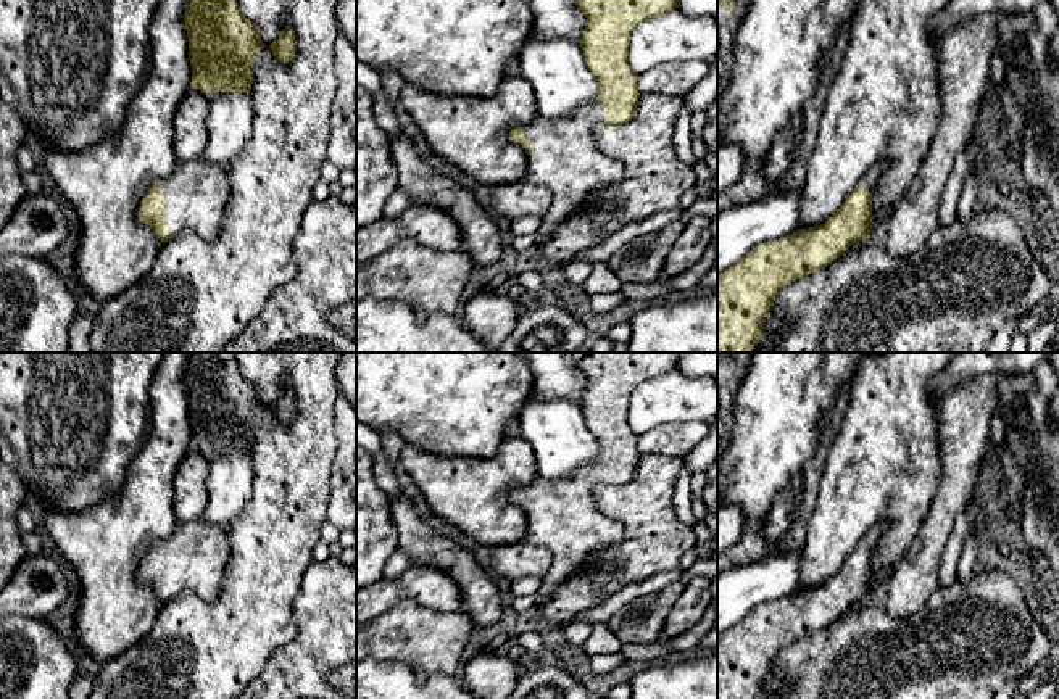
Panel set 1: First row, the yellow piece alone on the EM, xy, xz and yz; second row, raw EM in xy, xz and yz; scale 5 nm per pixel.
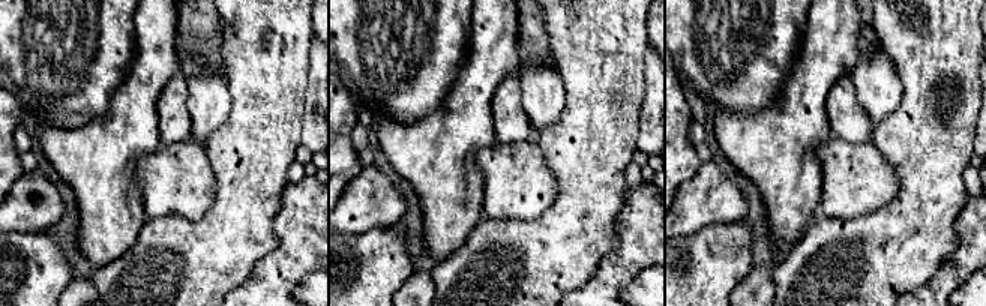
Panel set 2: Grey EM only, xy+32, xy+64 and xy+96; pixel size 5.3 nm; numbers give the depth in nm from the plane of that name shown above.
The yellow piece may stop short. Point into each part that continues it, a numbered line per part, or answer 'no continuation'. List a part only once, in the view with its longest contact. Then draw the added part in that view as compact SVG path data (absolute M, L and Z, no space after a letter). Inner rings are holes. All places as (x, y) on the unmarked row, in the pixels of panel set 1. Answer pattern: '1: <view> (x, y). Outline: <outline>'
1: xy (197, 556). Outline: M203 520L177 523L158 544L163 546L172 599L192 593L205 601L214 601L221 594L232 554L224 527Z

